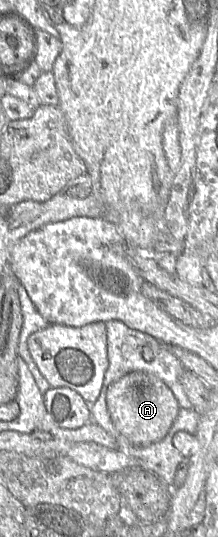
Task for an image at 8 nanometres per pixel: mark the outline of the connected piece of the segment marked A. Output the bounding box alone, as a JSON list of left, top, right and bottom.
[107,371,180,447]

